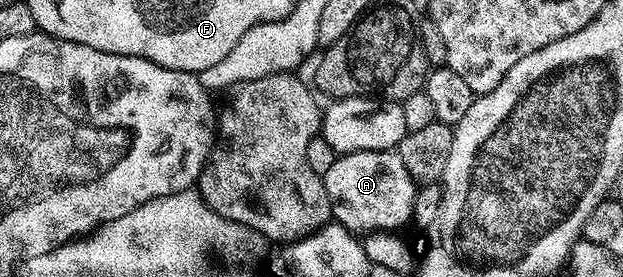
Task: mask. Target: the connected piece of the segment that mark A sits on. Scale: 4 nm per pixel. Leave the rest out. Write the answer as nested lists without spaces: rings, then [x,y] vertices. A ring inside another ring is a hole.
[[[393,150],[390,152],[345,152],[335,157],[336,161],[329,166],[328,169],[323,169],[322,179],[326,186],[326,194],[332,203],[332,214],[335,223],[341,224],[343,228],[348,229],[353,234],[369,234],[372,232],[396,232],[400,230],[407,220],[413,219],[416,211],[416,189],[418,187],[417,181],[412,179],[410,173],[406,170],[406,166],[402,166],[402,158],[399,151]]]

